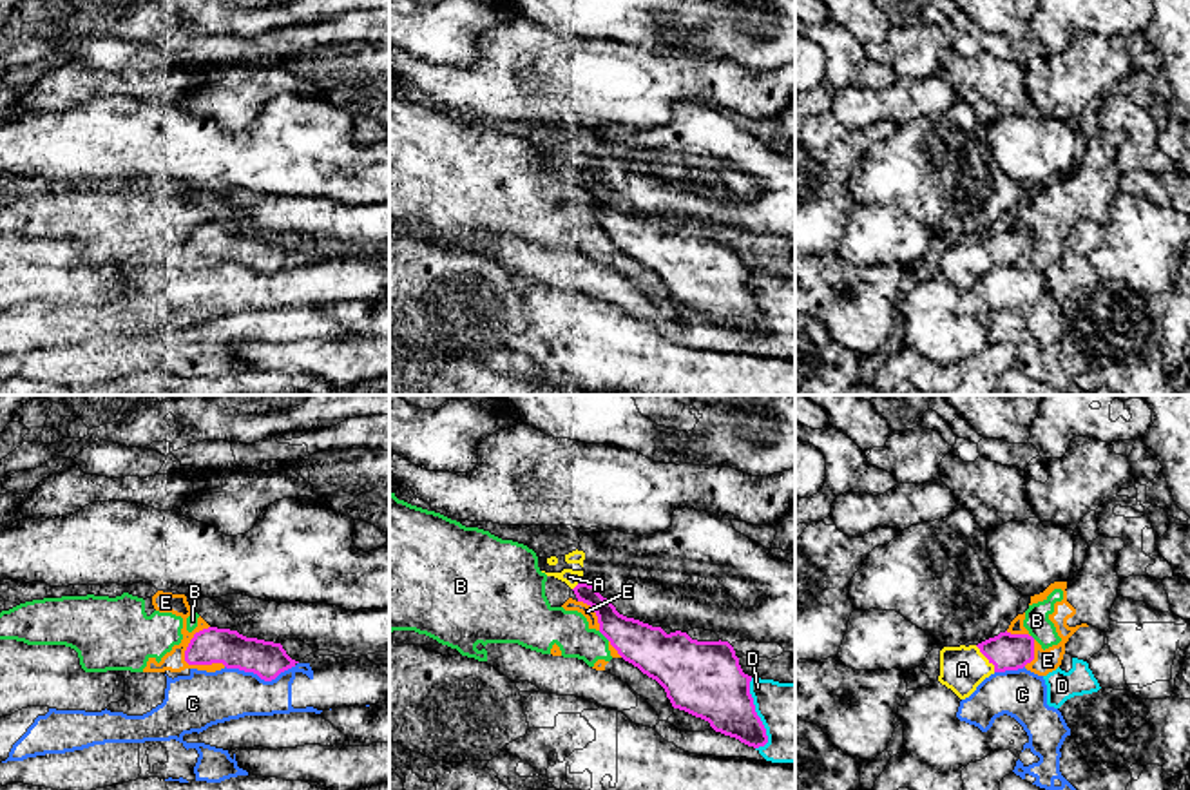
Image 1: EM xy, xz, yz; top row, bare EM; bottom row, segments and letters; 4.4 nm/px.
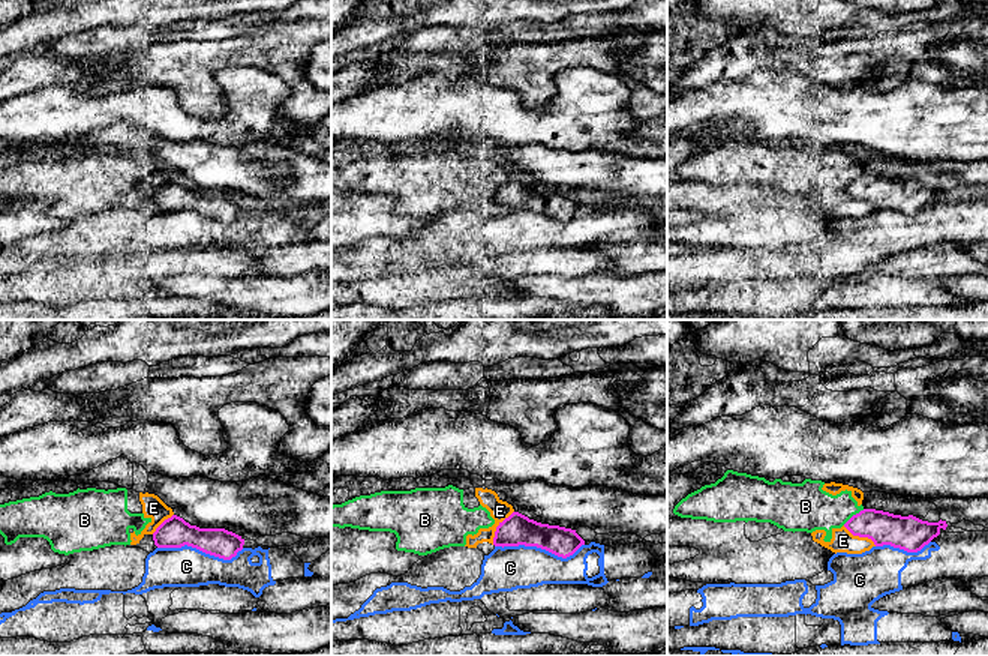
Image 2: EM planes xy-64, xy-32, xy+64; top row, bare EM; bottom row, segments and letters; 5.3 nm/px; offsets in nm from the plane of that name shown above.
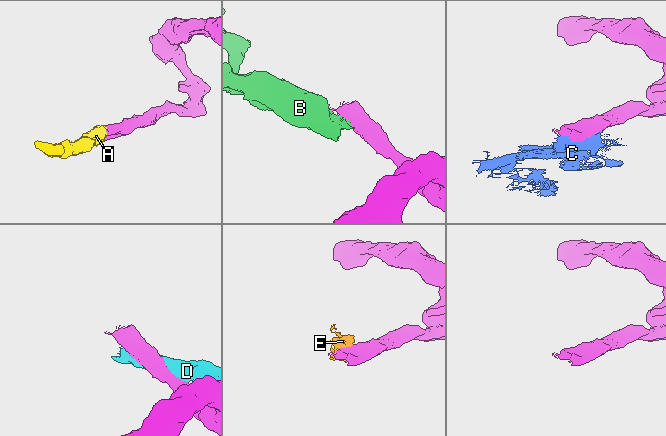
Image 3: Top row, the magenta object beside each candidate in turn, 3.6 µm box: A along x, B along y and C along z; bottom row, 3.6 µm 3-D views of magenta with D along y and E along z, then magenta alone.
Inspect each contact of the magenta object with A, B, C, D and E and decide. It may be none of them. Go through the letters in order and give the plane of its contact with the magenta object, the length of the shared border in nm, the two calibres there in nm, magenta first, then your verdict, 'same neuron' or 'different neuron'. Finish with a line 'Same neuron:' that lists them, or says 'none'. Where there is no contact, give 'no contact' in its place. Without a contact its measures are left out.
A: contact in yz; length 150 nm; calibres 160 and 200 nm; same neuron
B: contact in xz; length 70 nm; calibres 200 and 180 nm; different neuron
C: contact in xy; length 320 nm; calibres 160 and 240 nm; different neuron
D: contact in xz; length 320 nm; calibres 320 and 280 nm; different neuron
E: contact in xy; length 200 nm; calibres 160 and 90 nm; different neuron
Same neuron: A

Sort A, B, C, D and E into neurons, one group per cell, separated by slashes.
A / B E / C / D

